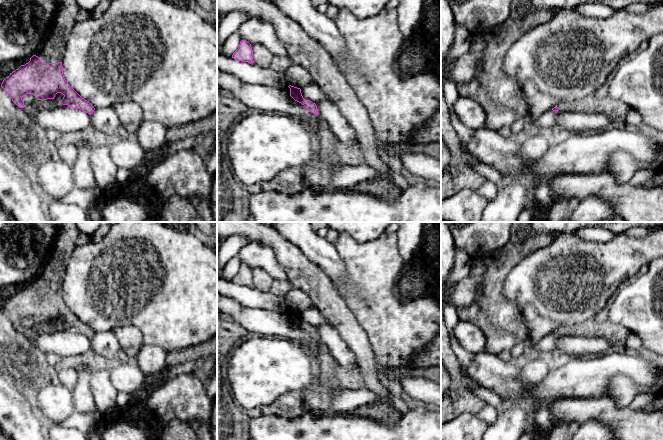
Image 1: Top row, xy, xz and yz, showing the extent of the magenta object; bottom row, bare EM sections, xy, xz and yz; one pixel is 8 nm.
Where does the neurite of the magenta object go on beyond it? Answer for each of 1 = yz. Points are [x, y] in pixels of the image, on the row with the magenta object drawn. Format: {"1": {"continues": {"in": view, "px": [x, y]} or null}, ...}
{"1": {"continues": null}}

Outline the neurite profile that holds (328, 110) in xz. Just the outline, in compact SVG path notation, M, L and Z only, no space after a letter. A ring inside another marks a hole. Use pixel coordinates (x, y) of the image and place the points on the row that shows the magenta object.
M324 95L323 101L316 106L319 116L328 123L330 130L341 142L358 147L355 131L342 115L336 103Z

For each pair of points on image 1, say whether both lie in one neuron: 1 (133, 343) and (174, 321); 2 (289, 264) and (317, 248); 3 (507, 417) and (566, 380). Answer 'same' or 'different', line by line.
1: different
2: different
3: different

